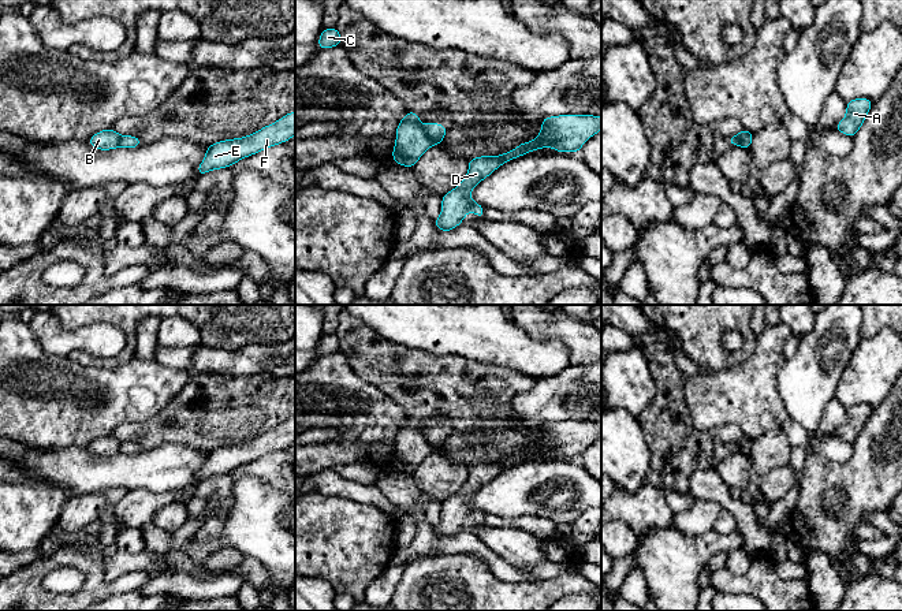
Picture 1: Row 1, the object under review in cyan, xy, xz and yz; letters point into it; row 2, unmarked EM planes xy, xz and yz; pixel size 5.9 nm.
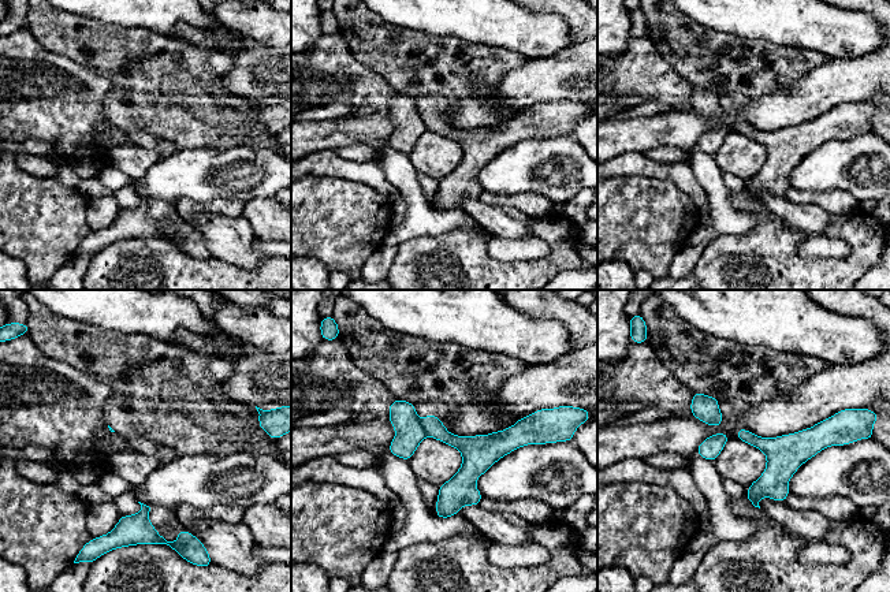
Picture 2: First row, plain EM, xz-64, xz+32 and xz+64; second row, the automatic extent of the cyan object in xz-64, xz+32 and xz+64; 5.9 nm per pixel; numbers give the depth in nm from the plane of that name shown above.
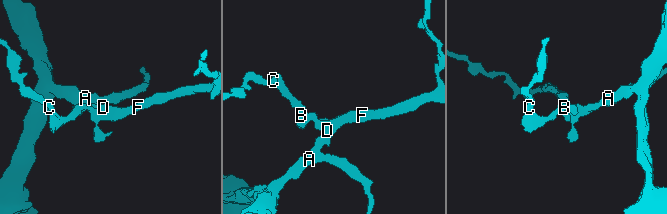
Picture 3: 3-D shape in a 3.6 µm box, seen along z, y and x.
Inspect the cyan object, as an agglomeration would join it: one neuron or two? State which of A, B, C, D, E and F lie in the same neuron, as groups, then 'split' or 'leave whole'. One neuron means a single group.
A D E F / B C; split

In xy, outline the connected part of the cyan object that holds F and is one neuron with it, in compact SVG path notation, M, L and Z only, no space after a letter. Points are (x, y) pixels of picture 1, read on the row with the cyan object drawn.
M295 111L247 137L219 141L208 145L206 154L202 163L197 167L197 175L200 176L213 169L231 167L245 157L286 142L294 135Z

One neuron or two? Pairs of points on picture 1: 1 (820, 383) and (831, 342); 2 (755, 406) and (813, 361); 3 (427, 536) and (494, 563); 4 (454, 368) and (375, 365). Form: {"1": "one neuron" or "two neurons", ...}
{"1": "one neuron", "2": "two neurons", "3": "one neuron", "4": "one neuron"}

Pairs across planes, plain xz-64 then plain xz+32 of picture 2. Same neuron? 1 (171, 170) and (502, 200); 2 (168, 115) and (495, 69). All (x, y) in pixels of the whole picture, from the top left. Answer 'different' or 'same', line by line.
1: different
2: same

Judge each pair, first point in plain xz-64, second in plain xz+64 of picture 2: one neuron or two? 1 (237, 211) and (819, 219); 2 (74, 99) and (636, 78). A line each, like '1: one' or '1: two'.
1: two
2: one

